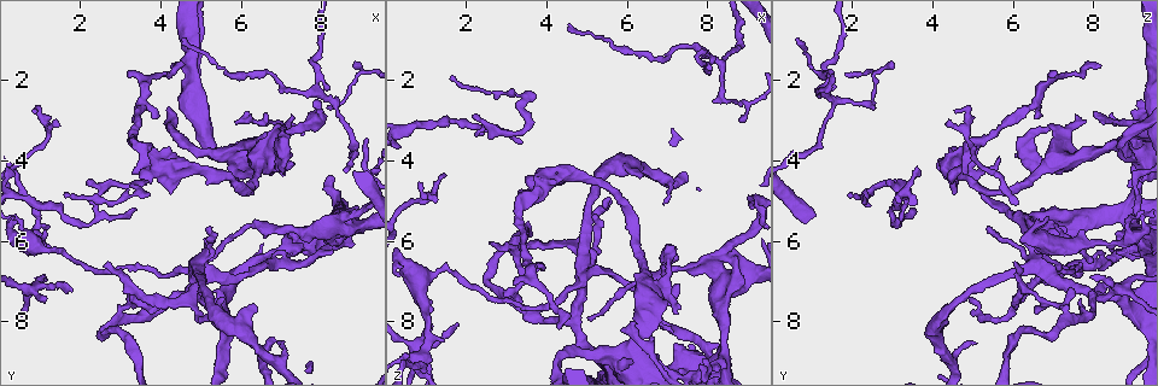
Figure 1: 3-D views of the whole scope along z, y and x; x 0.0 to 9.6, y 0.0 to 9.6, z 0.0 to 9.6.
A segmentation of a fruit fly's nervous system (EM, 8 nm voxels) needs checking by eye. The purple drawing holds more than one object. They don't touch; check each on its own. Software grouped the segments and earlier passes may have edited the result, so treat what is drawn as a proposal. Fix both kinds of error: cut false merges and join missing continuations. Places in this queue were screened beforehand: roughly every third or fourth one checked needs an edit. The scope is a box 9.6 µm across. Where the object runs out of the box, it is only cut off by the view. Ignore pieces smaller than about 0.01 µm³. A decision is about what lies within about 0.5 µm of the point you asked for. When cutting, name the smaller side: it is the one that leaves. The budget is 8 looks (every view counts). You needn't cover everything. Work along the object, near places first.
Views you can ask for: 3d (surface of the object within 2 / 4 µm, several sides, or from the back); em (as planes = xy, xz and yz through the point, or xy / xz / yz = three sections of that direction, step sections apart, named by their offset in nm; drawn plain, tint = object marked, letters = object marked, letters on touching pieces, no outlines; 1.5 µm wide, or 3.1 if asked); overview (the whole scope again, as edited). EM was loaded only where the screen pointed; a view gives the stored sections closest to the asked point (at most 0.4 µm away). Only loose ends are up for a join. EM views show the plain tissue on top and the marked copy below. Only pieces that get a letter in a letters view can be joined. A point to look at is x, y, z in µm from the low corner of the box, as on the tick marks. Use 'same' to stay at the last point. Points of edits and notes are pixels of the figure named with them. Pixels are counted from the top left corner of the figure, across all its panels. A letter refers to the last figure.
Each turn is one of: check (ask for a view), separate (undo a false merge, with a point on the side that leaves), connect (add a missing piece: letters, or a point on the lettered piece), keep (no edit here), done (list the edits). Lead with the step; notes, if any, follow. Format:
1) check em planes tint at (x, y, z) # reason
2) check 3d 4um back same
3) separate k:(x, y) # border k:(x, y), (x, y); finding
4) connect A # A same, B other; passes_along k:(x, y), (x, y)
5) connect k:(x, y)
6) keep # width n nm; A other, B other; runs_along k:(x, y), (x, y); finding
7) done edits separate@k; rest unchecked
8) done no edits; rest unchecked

check em xy step 4 tint at (7.90, 2.50, 9.10) # branch stops here

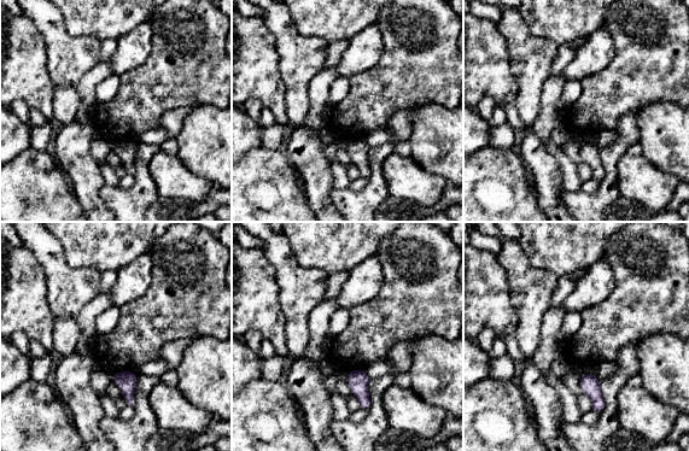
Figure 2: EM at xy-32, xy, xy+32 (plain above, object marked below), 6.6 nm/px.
check em planes letters same

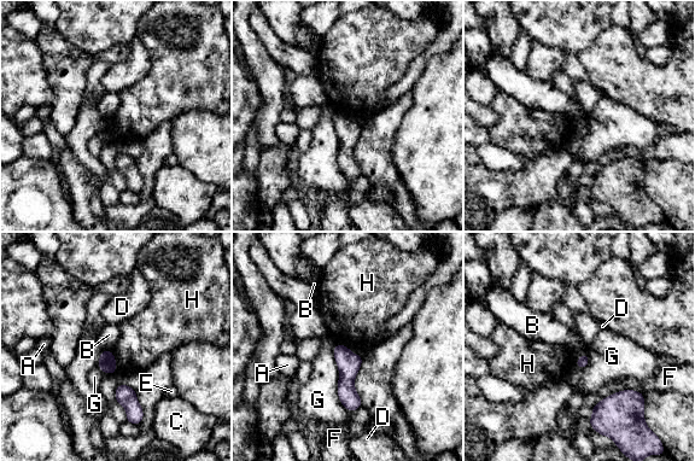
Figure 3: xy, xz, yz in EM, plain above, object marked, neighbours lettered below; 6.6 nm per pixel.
keep # A other, B other, C other, D other, E other, F other, G other, H other; border 3:(110, 350), (117, 368); no lettered piece goes on from it

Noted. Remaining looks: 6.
check em planes letters at (4.15, 3.95, 4.50) # abrupt turn

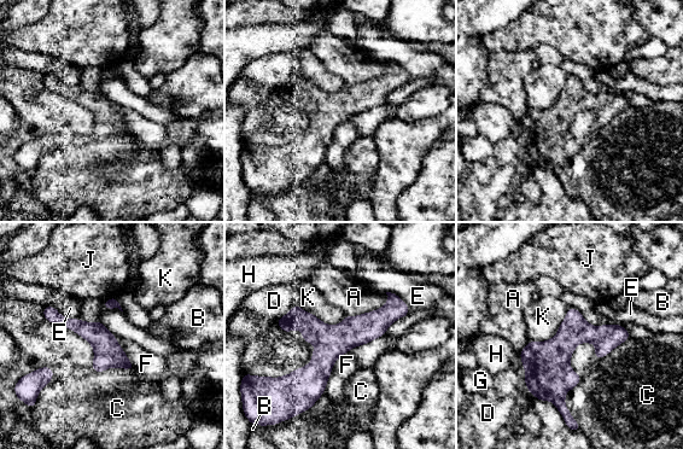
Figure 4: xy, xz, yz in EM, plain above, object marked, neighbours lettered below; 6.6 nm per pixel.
keep # A other, B other, C other, D other, E other, F other, G other, H other, J other, K other; border 4:(296, 304), (330, 325), (346, 315); one neuron here

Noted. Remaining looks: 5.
check em planes letters at (3.00, 7.90, 7.40) # abrupt turn

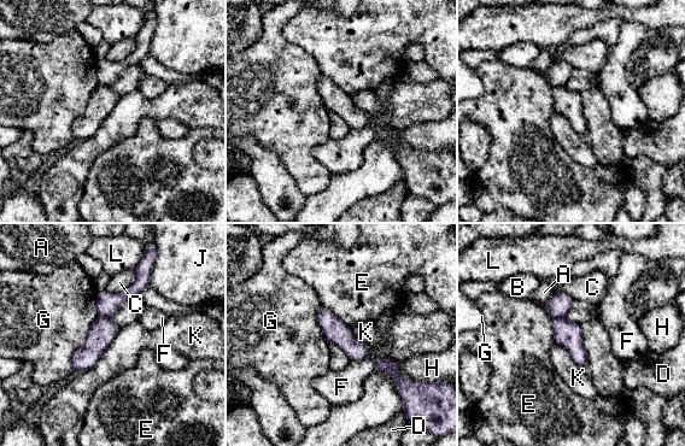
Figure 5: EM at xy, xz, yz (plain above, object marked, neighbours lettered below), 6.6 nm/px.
separate 5:(560, 303) # width 170 nm; A other, B other, C other, D other, E other, F other, G other, H other, J other, K other, L other; part_leaving 5:(146, 277), (101, 312); a second neuron is stuck on

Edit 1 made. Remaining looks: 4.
done edits separate@5; rest unchecked

